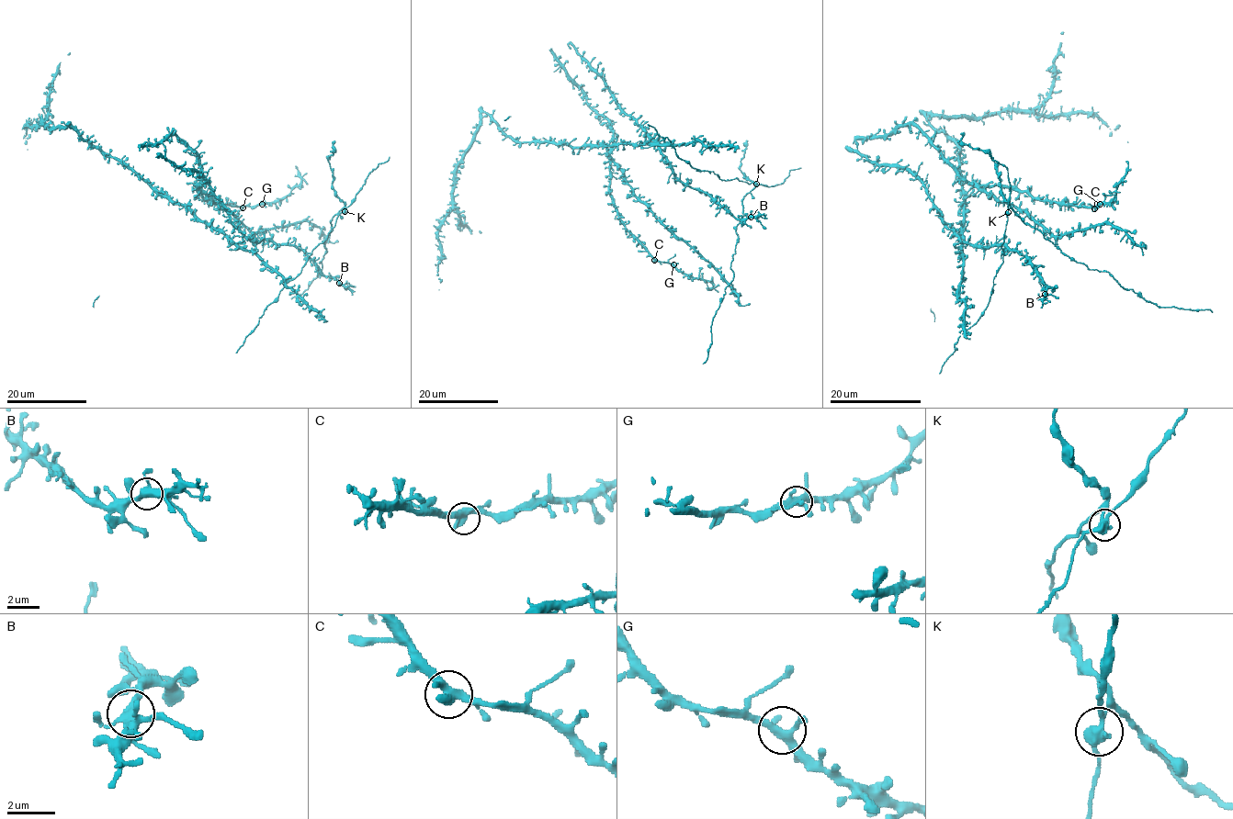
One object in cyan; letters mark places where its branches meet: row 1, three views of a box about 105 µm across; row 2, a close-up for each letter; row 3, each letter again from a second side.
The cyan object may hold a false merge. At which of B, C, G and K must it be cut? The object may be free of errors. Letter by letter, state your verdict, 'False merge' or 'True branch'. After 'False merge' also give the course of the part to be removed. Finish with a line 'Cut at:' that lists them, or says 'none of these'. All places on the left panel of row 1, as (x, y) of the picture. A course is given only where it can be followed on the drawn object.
B: True branch
C: True branch
G: True branch
K: False merge. Course of the part to remove: (345, 211), (342, 207), (331, 219), (326, 252), (319, 263), (322, 272), (300, 296), (291, 298)
Cut at: K

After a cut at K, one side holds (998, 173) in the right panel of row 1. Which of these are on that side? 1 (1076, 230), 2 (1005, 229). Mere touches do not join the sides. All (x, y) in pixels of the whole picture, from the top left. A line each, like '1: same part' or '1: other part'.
1: other part
2: other part

